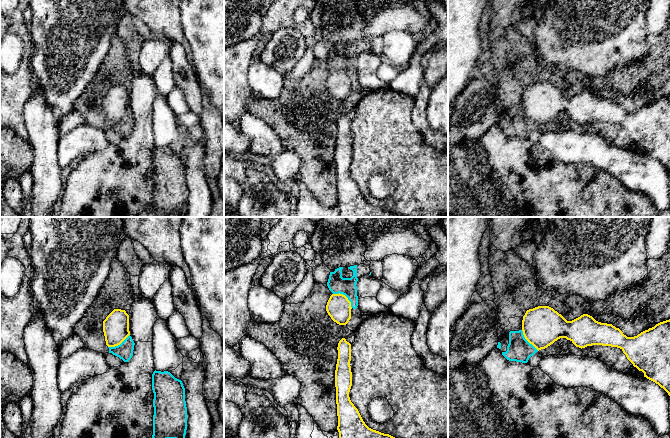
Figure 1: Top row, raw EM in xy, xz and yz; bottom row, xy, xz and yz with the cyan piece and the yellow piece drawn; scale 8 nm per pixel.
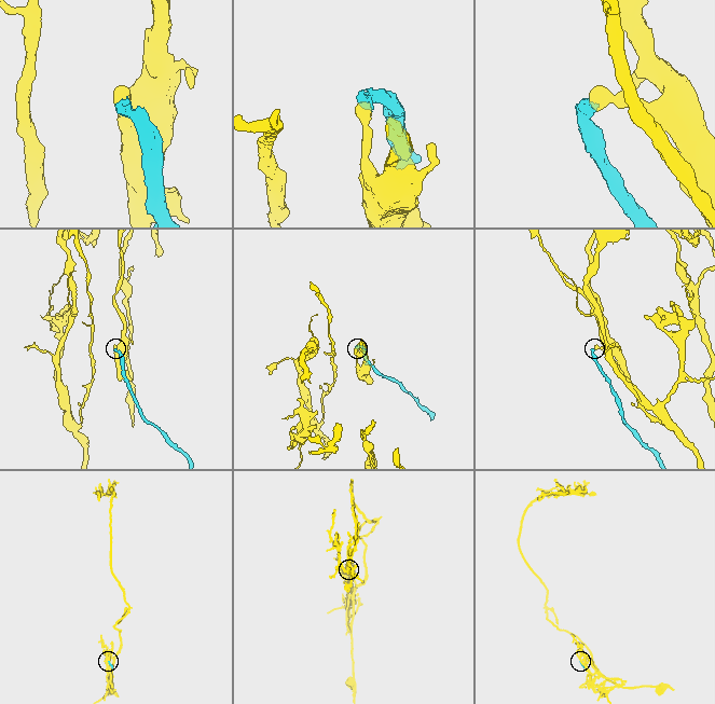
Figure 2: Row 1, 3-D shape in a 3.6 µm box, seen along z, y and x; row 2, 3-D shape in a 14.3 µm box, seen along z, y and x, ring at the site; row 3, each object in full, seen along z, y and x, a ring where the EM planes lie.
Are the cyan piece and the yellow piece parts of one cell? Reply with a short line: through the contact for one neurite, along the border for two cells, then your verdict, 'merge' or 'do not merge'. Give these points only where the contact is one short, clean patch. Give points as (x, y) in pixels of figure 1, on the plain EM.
line xz (333, 69), (342, 69), (352, 83); do not merge

